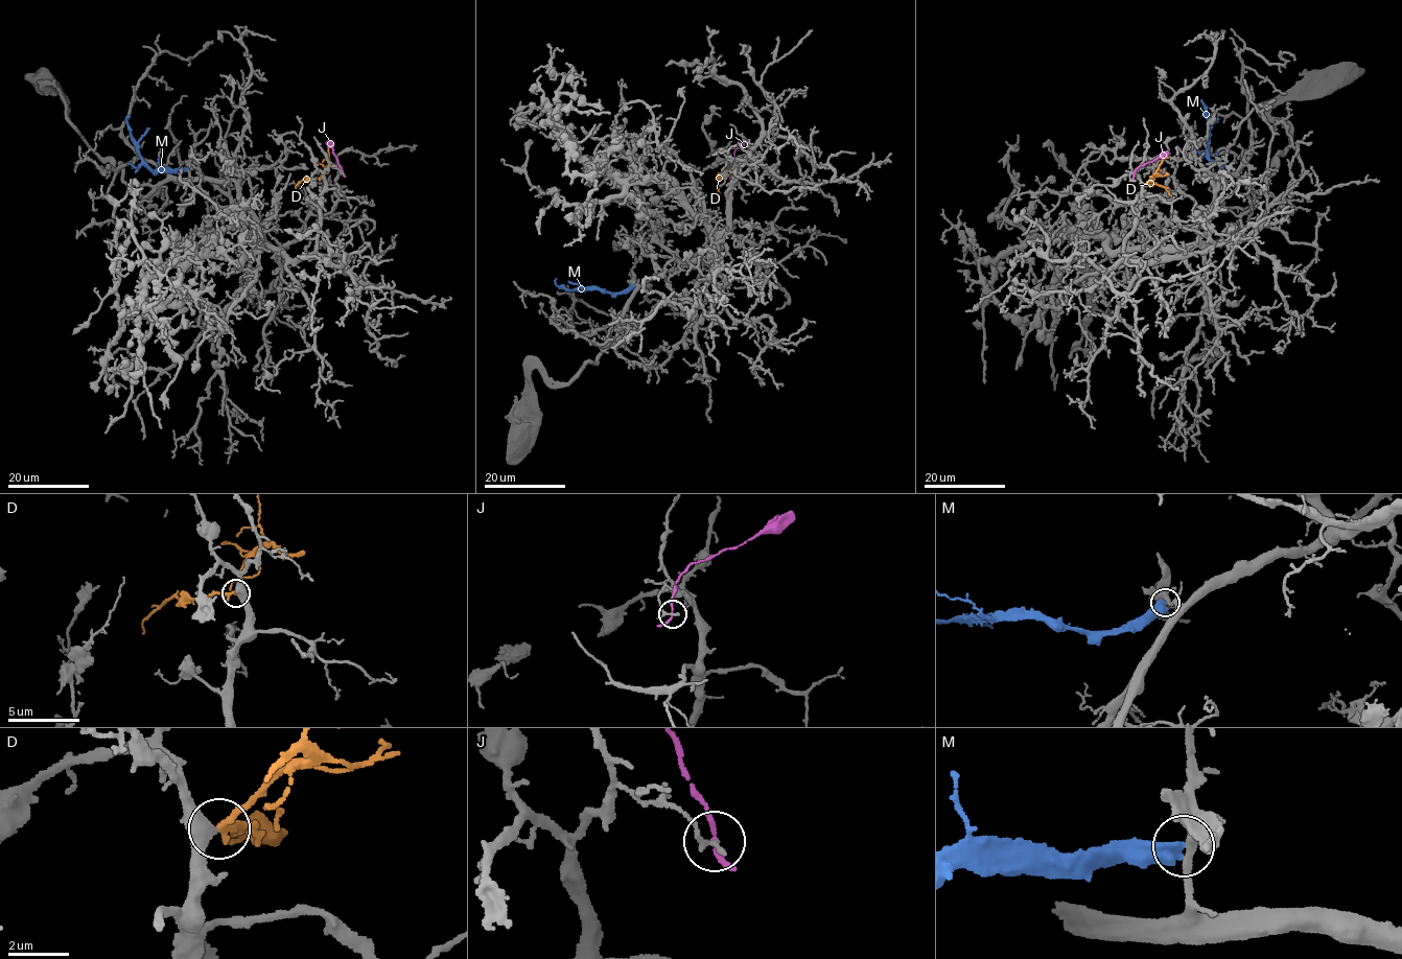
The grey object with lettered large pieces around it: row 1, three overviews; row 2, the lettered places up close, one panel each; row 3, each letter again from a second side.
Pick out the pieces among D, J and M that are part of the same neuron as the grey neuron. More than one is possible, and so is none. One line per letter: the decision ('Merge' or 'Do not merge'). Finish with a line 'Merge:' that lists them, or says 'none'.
D: Merge
J: Do not merge
M: Do not merge
Merge: D

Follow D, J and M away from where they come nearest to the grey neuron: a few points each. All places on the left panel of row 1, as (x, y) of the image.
D: (322, 178), (304, 178), (295, 189)
J: (343, 172), (326, 142)
M: (188, 168), (154, 171), (139, 155), (126, 119), (129, 116)

